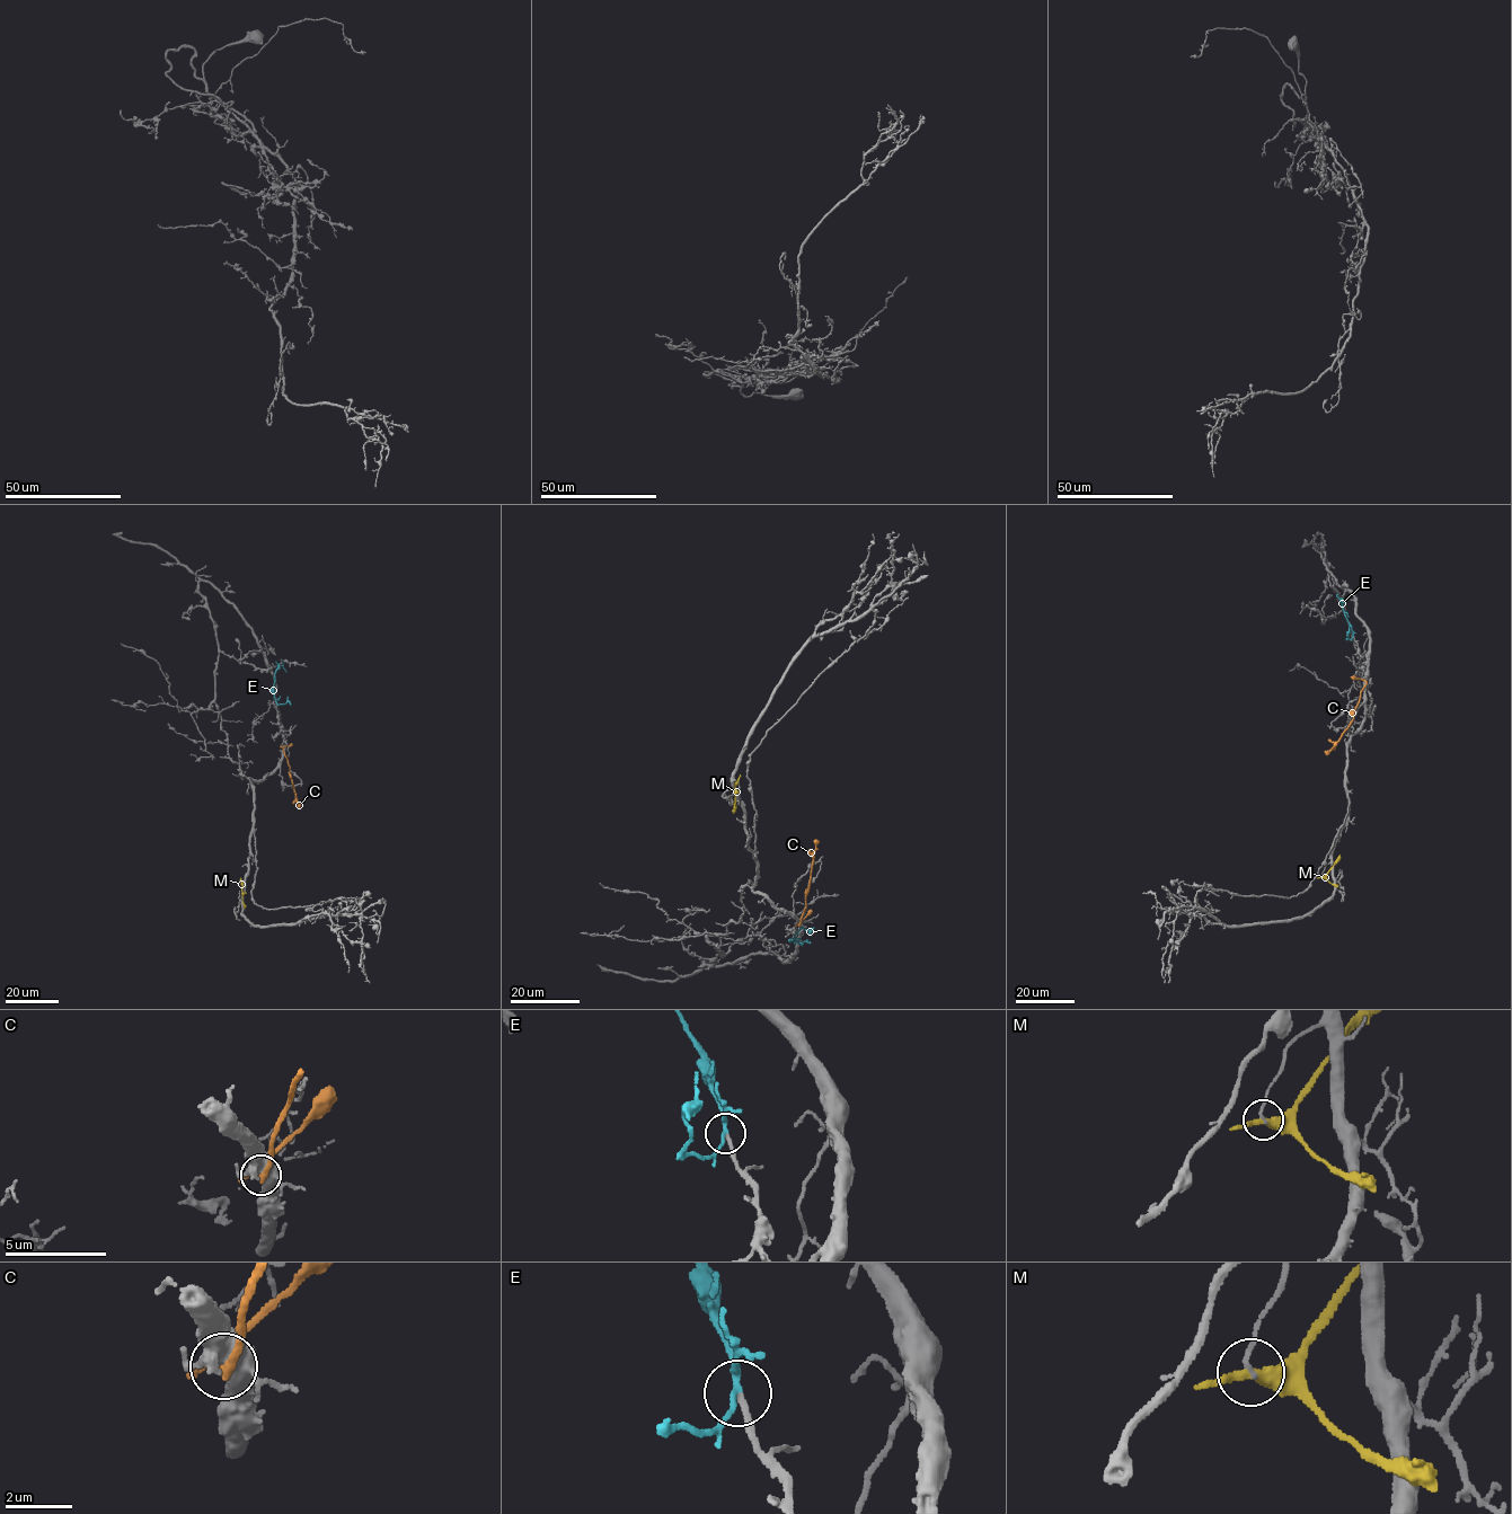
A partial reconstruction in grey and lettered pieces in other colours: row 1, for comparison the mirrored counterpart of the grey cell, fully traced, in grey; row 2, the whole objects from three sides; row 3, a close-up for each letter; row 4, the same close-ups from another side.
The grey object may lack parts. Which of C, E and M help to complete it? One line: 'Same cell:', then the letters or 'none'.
Same cell: E

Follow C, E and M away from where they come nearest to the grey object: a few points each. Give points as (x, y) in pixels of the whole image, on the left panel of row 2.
C: (283, 749), (299, 806)
E: (275, 701), (275, 672), (281, 665), (286, 672)
M: (244, 893), (240, 878)

